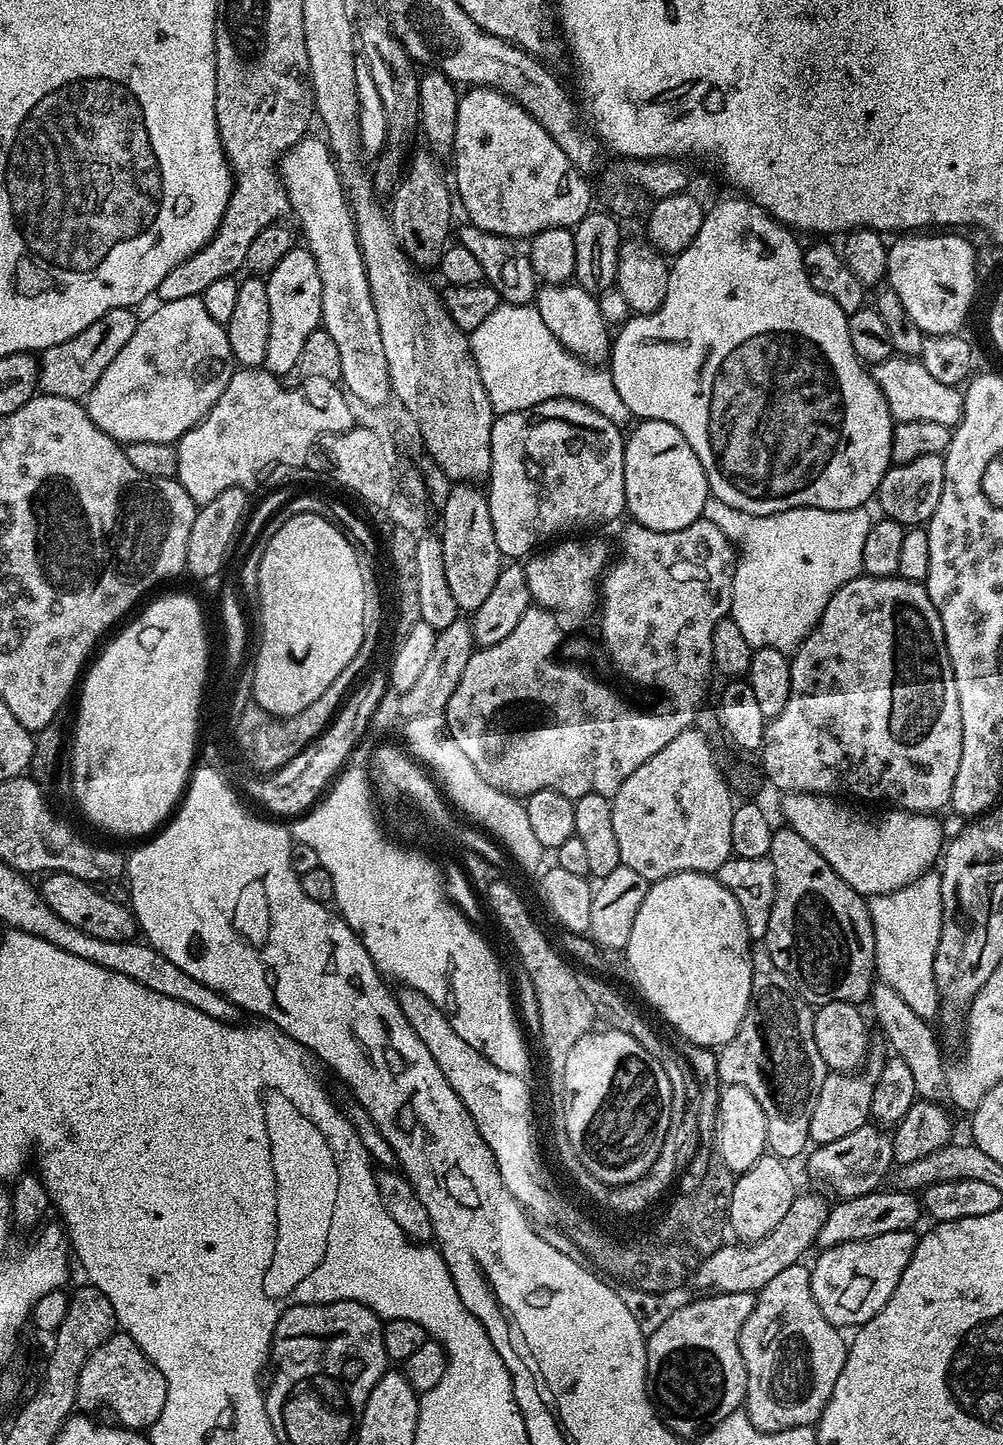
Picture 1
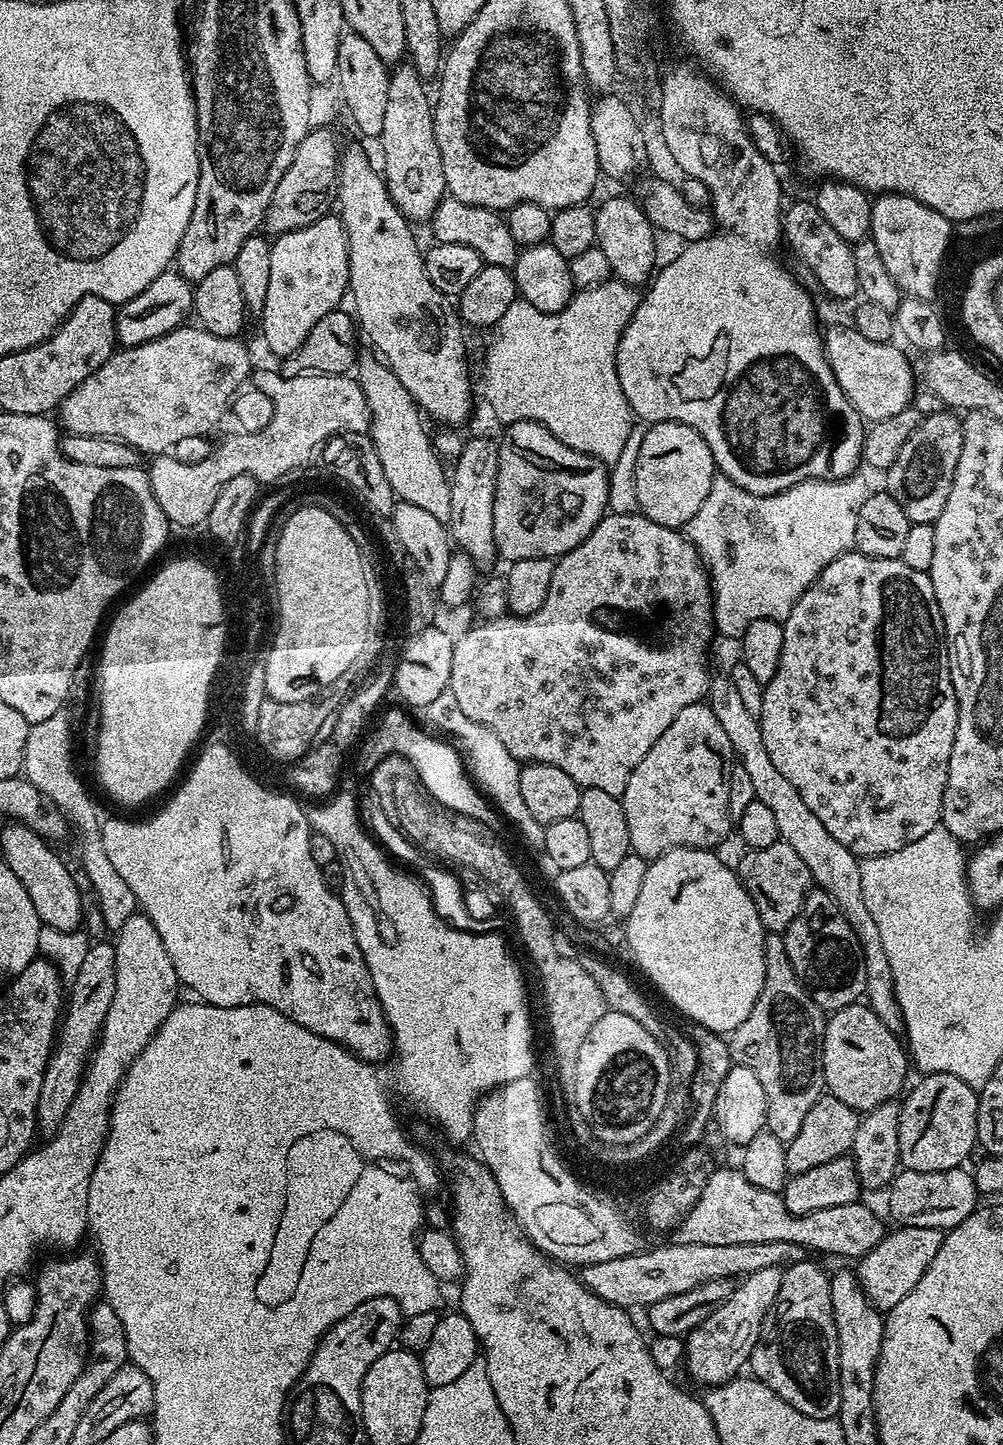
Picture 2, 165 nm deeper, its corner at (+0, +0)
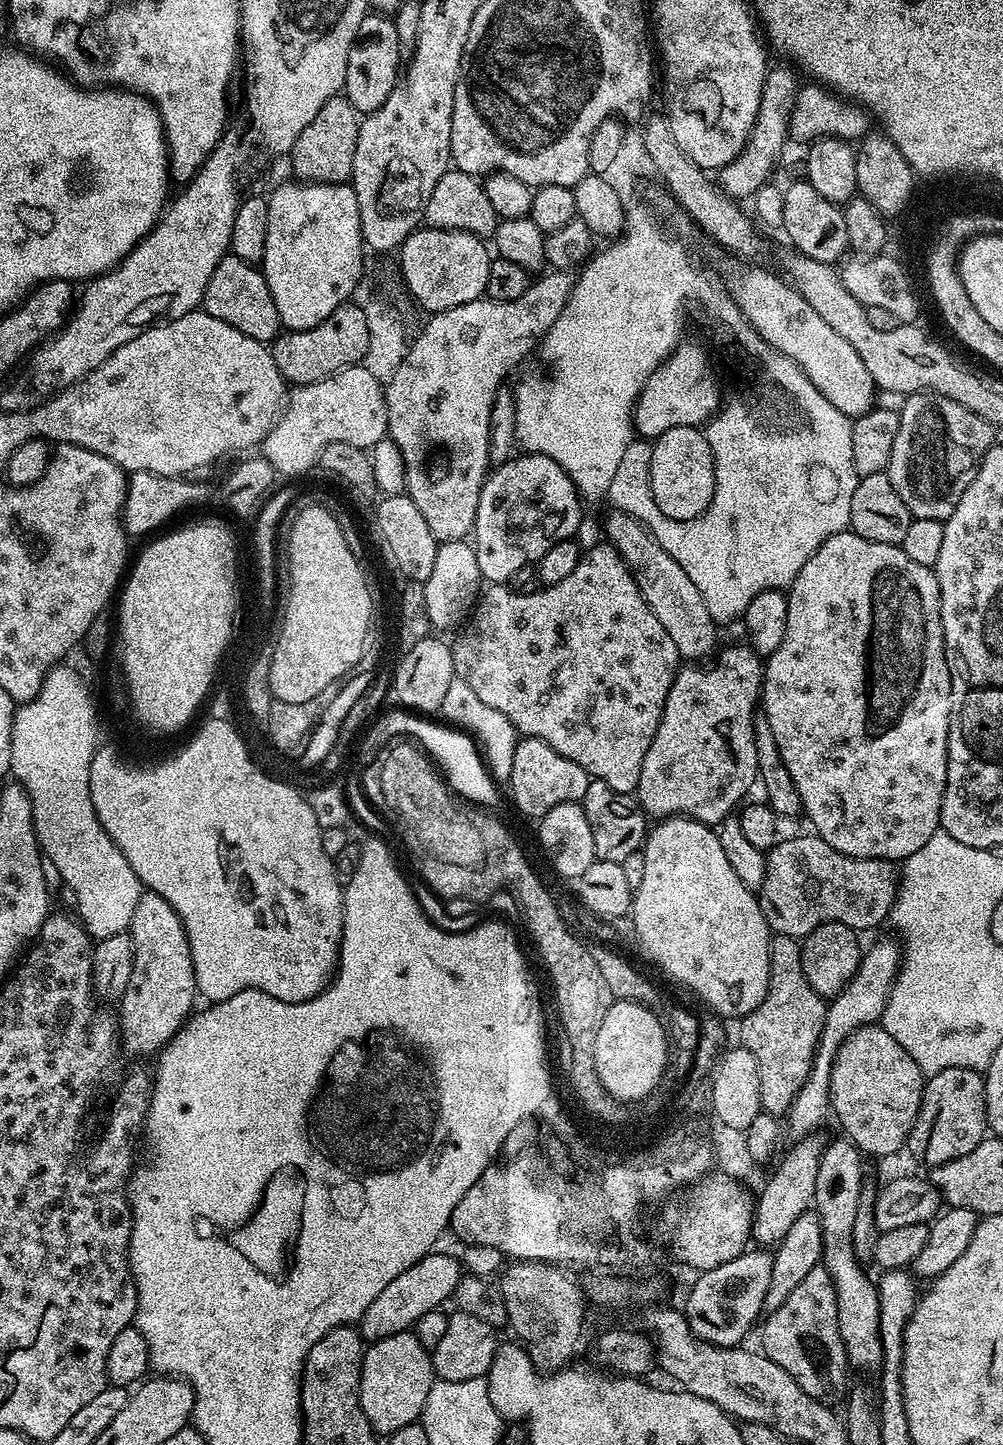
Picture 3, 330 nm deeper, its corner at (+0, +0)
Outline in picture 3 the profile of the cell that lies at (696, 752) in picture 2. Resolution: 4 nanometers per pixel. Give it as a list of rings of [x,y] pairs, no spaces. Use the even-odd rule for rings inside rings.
[[[747,643],[732,644],[729,648],[721,647],[715,653],[713,664],[692,662],[681,667],[677,671],[674,682],[666,694],[666,706],[662,710],[662,722],[658,722],[658,730],[654,734],[654,742],[650,742],[650,750],[646,750],[646,758],[642,758],[642,770],[638,778],[638,786],[634,793],[640,801],[641,808],[652,818],[667,818],[670,816],[689,816],[691,820],[697,820],[709,826],[718,826],[728,816],[737,811],[738,805],[745,799],[744,795],[751,790],[752,784],[758,780],[758,749],[754,747],[754,722],[758,715],[758,705],[762,700],[762,685],[764,682],[764,664],[761,657]]]

